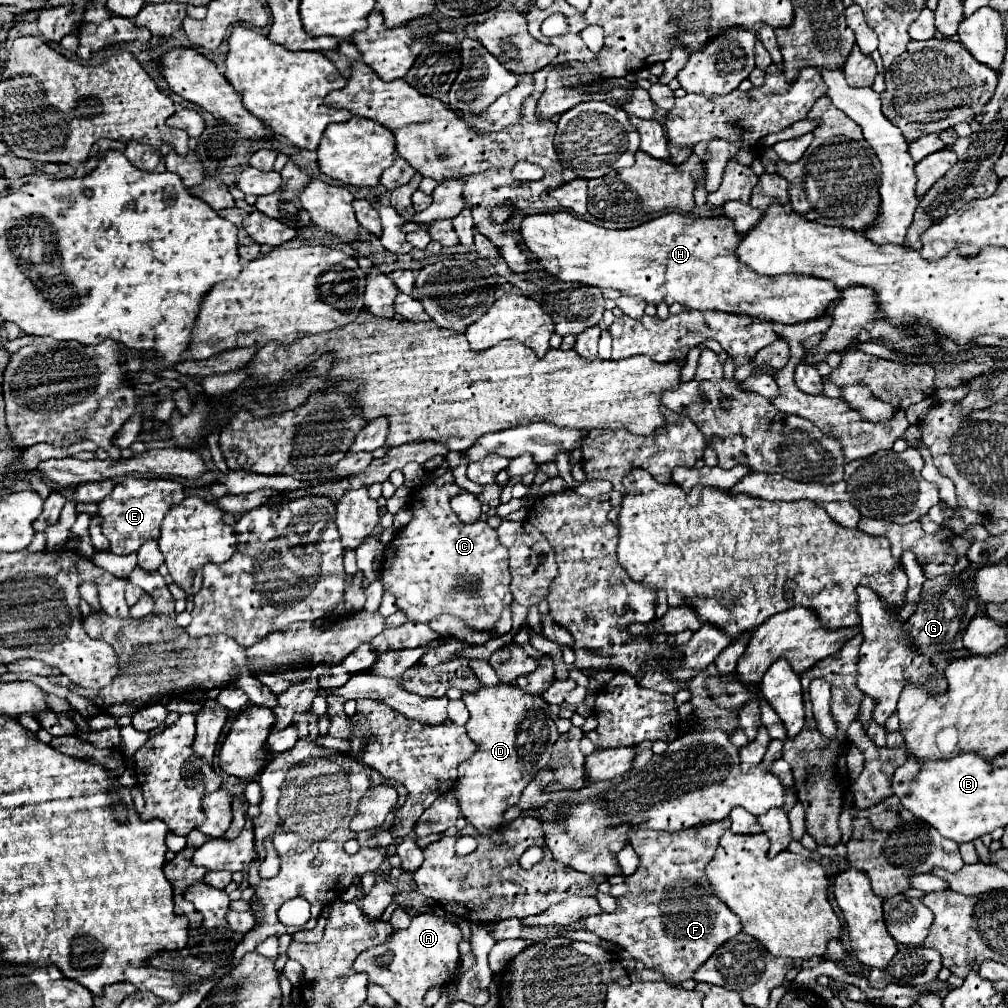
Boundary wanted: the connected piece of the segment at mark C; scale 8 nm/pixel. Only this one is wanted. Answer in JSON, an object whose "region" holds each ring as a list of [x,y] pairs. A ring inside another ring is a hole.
{"region":[[[446,469],[442,477],[438,477],[430,485],[420,485],[414,489],[410,497],[412,519],[406,527],[398,529],[396,537],[384,551],[384,559],[380,565],[380,581],[386,591],[396,597],[396,603],[402,611],[406,611],[410,621],[430,623],[438,615],[454,615],[462,619],[470,629],[490,631],[494,623],[500,619],[502,607],[512,603],[510,593],[510,573],[508,573],[508,551],[498,543],[496,529],[492,529],[486,521],[478,519],[476,523],[462,523],[450,507],[450,499],[458,495],[462,487],[454,483],[452,471]]]}

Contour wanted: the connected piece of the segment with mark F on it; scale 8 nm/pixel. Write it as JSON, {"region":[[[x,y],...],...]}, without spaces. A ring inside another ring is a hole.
{"region":[[[724,819],[722,823],[706,823],[702,827],[690,827],[686,831],[650,831],[646,827],[630,827],[628,837],[630,845],[640,857],[640,865],[634,875],[626,877],[626,883],[630,883],[630,891],[626,897],[618,899],[618,911],[614,913],[600,913],[600,915],[590,915],[582,917],[580,921],[572,923],[570,927],[526,927],[522,919],[504,919],[494,925],[494,937],[500,939],[526,939],[526,941],[546,941],[550,937],[556,937],[564,931],[578,931],[586,929],[596,933],[598,937],[618,943],[622,949],[626,949],[634,959],[642,961],[646,969],[656,969],[664,975],[664,983],[668,985],[680,985],[686,979],[694,979],[694,971],[710,959],[710,955],[728,939],[738,935],[742,931],[742,925],[738,917],[712,895],[712,889],[708,885],[704,867],[710,863],[714,857],[714,851],[718,847],[718,841],[722,833],[730,827],[730,819]]]}

